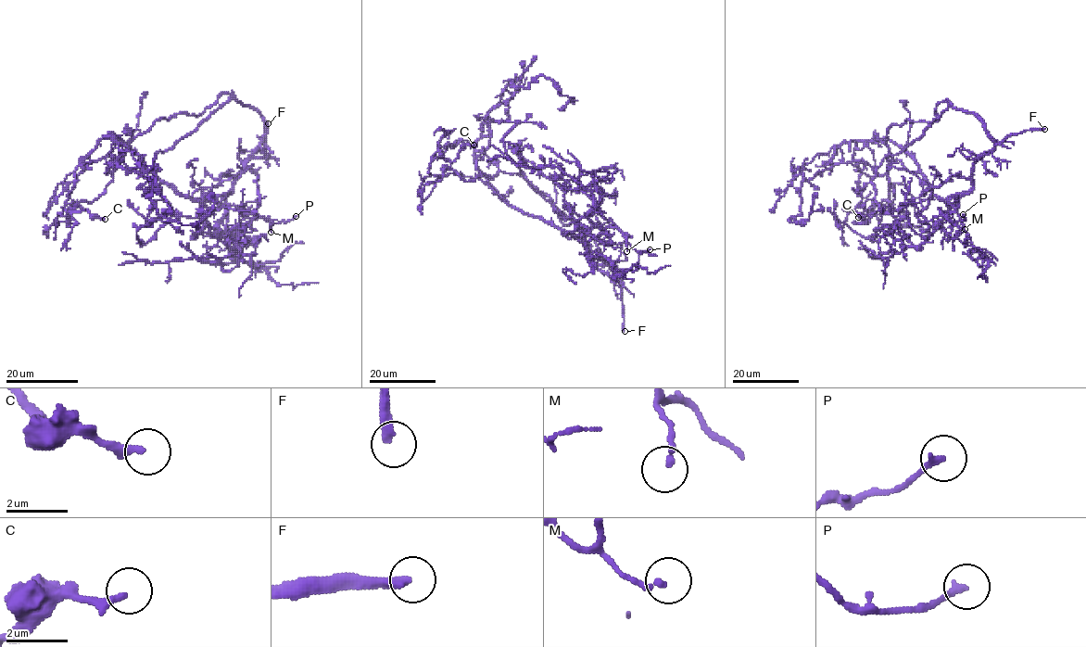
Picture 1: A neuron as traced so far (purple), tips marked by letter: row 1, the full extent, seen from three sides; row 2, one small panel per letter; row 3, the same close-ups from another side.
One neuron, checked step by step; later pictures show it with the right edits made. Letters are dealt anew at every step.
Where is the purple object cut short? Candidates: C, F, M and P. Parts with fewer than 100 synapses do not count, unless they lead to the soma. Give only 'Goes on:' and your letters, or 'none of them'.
Goes on: F

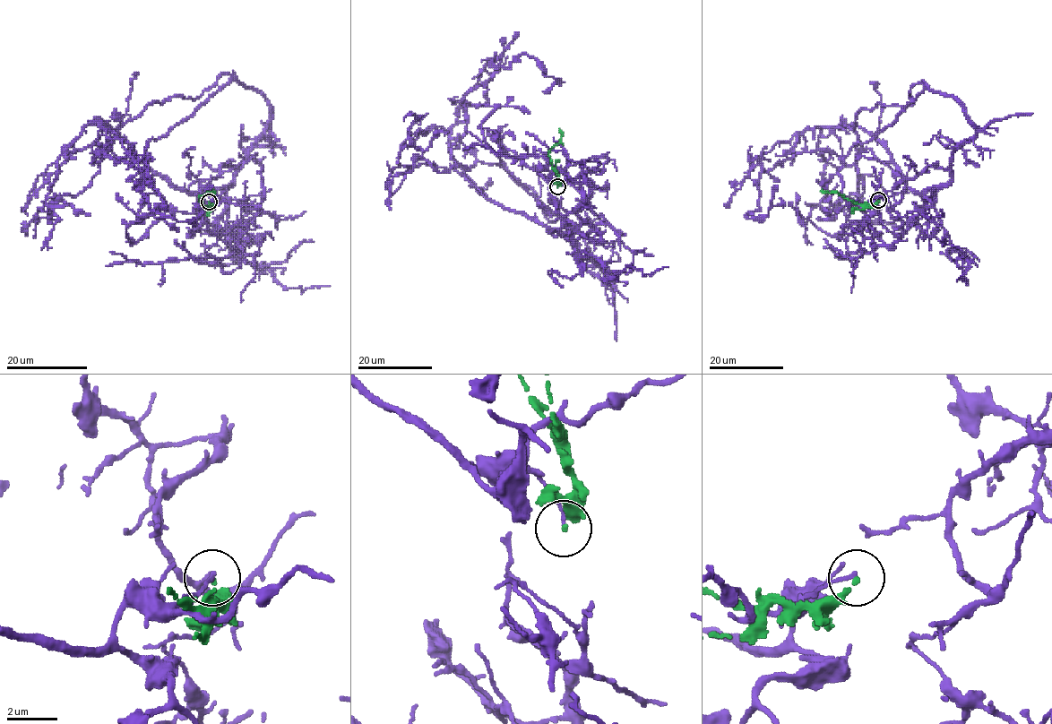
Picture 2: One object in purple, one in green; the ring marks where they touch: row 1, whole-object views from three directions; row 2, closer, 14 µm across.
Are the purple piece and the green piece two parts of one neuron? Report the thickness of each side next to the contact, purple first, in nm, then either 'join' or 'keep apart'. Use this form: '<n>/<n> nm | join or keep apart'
130/180 nm | keep apart

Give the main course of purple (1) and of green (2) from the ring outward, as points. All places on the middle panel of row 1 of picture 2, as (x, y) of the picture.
1: (557, 187), (589, 204), (572, 243), (450, 150), (496, 65), (526, 54), (560, 85)
2: (557, 187), (558, 175), (548, 154), (552, 146), (559, 142), (559, 129)

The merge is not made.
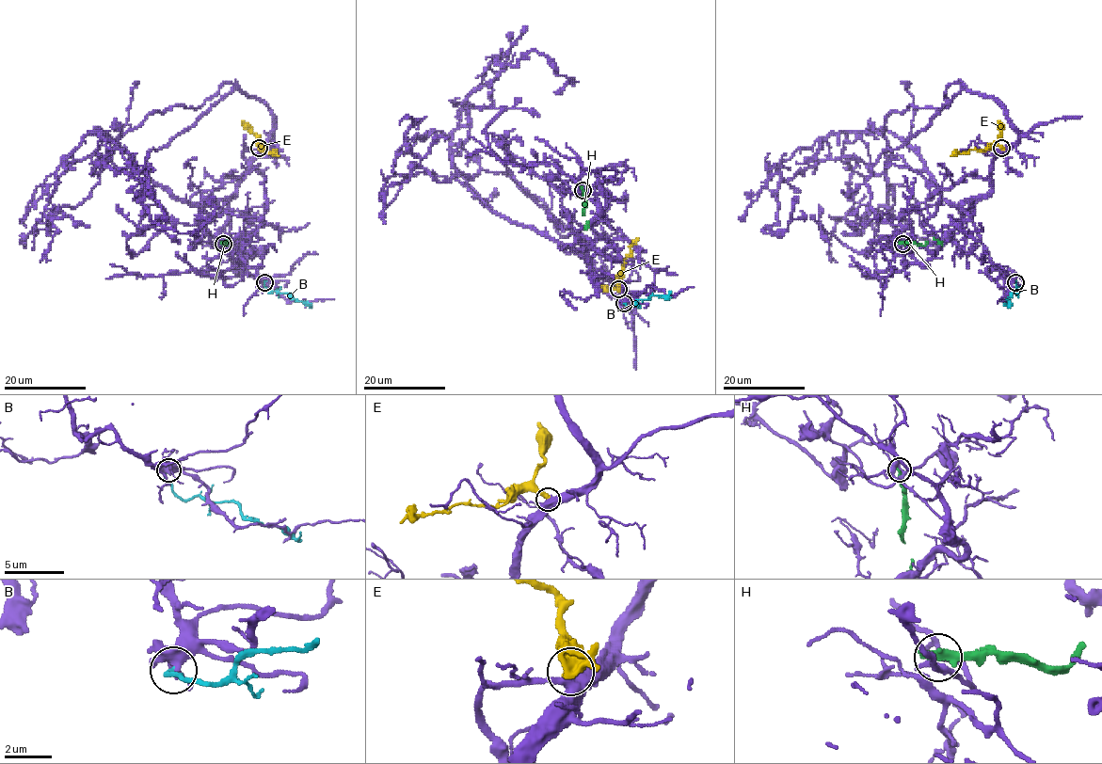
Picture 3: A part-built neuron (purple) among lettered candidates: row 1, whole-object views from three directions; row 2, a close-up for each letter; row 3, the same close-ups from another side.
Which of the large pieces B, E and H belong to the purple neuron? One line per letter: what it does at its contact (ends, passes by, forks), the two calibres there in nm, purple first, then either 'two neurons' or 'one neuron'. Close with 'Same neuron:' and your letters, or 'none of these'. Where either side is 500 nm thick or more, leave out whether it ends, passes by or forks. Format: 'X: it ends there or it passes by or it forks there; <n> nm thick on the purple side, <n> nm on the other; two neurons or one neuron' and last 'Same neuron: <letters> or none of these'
B: it ends there; 340 nm thick on the purple side, 180 nm on the other; two neurons
E: it ends there; 440 nm thick on the purple side, 440 nm on the other; two neurons
H: it ends there; 170 nm thick on the purple side, 440 nm on the other; two neurons
Same neuron: none of these

